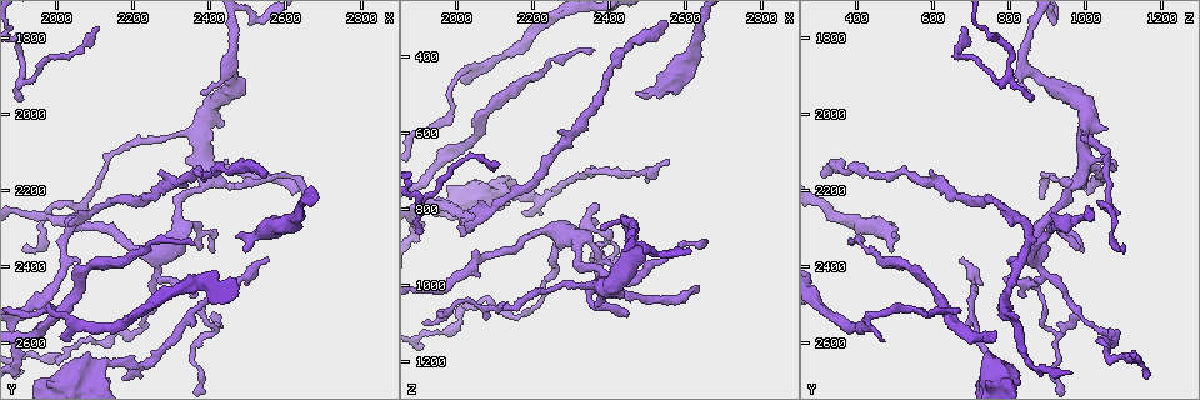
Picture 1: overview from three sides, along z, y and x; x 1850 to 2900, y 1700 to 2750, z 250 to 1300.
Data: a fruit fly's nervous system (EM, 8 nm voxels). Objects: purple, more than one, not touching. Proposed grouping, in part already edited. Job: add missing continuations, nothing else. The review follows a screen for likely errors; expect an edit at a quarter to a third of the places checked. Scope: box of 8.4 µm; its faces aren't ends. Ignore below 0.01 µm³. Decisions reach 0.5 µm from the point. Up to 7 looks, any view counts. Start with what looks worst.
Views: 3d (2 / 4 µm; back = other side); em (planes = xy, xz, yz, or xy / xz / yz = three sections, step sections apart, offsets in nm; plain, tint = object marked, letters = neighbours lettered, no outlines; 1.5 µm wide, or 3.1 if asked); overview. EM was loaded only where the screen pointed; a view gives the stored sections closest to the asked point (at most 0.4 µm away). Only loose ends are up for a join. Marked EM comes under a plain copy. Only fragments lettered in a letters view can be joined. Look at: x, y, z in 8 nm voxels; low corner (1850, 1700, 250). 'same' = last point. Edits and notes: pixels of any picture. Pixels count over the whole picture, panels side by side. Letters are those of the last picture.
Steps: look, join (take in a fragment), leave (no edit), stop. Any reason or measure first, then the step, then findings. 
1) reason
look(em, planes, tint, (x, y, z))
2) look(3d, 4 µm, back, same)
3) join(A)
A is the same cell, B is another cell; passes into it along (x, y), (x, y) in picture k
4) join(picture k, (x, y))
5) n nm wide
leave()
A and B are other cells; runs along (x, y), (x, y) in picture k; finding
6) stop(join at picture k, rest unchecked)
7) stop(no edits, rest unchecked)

free end
look(em, planes, tint, (2355, 2350, 390))

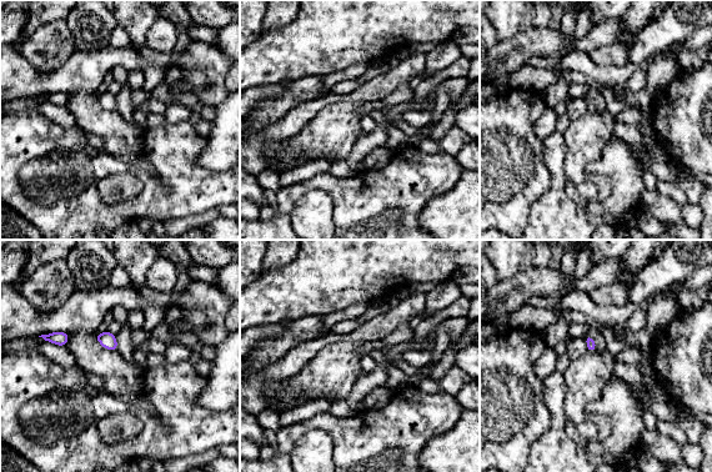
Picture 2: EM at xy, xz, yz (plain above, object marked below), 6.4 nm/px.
look(em, planes, letters, same)

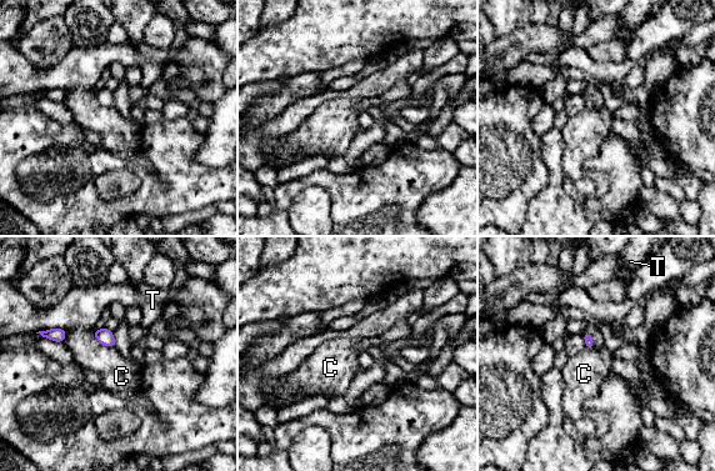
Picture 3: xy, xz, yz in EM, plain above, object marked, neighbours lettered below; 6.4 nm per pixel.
C touches over 180 nm
leave()
C and T are other cells; border along (91, 330), (99, 341), (113, 347) in picture 3; none of them fits

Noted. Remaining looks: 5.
thin end
look(em, planes, letters, (2015, 2590, 470))

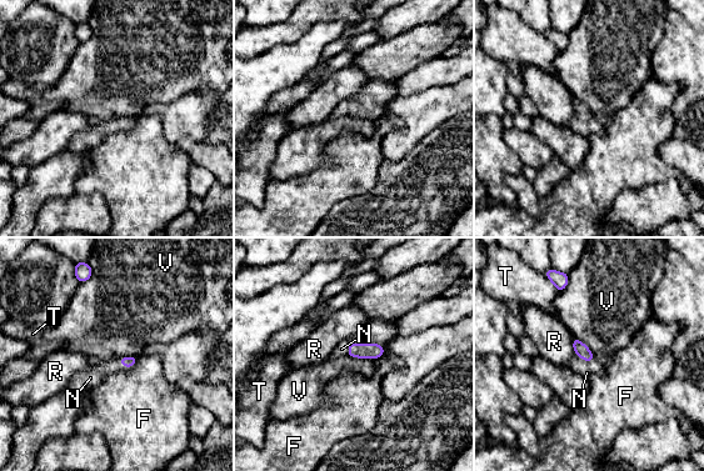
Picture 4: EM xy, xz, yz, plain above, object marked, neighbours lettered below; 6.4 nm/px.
V touches over 190 nm
join(N)
N is the same cell, F, R, T and V are other cells; passes into it along (370, 351), (349, 349), (341, 349) in picture 4; it goes on there

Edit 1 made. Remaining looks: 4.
stop(join at picture 4, rest unchecked)

